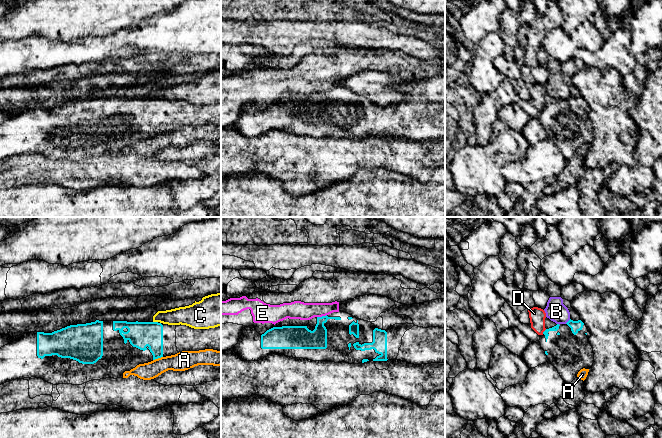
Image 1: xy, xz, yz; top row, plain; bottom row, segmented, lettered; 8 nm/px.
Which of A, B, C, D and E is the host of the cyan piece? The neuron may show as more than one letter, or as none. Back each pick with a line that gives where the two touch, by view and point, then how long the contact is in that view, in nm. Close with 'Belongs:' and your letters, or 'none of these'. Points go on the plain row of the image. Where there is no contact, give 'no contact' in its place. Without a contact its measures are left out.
Belongs: none of these

